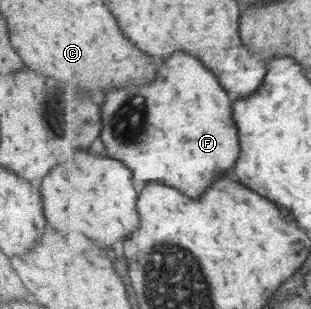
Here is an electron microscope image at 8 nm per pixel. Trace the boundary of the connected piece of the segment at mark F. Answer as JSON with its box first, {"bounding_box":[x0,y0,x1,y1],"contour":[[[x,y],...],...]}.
{"bounding_box":[102,53,242,199],"contour":[[[176,53],[168,61],[168,65],[162,67],[162,69],[164,71],[160,71],[156,85],[150,85],[150,87],[126,87],[122,91],[112,91],[108,95],[108,103],[106,103],[106,111],[104,111],[104,127],[106,129],[102,133],[102,139],[108,145],[112,157],[118,157],[120,161],[126,161],[126,165],[130,165],[130,169],[134,170],[136,181],[146,181],[147,184],[150,181],[165,181],[166,185],[177,187],[184,194],[194,199],[200,198],[216,183],[216,179],[225,175],[225,173],[235,171],[234,163],[237,165],[240,162],[242,155],[242,145],[240,145],[241,130],[235,117],[235,104],[232,104],[232,99],[230,99],[228,91],[222,87],[220,79],[200,59],[196,59],[196,57],[188,55],[188,53]]]}

